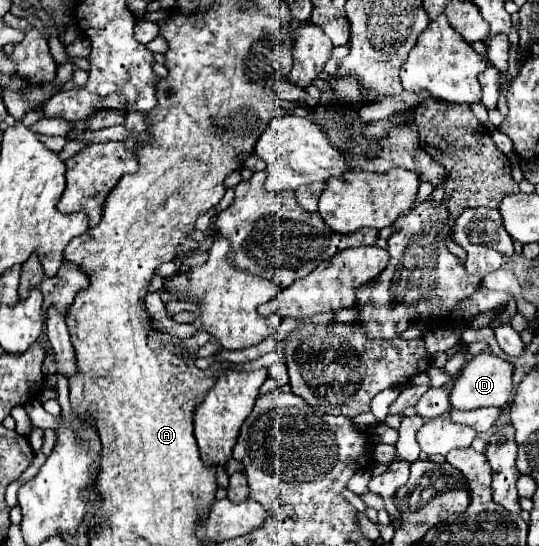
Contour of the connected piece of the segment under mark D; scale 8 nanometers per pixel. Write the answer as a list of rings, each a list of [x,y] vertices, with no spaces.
[[[479,353],[473,355],[459,377],[455,379],[453,393],[451,393],[451,405],[453,409],[479,409],[479,407],[499,407],[511,403],[511,387],[513,387],[513,371],[515,365],[505,361],[503,357],[497,357],[493,353]]]

